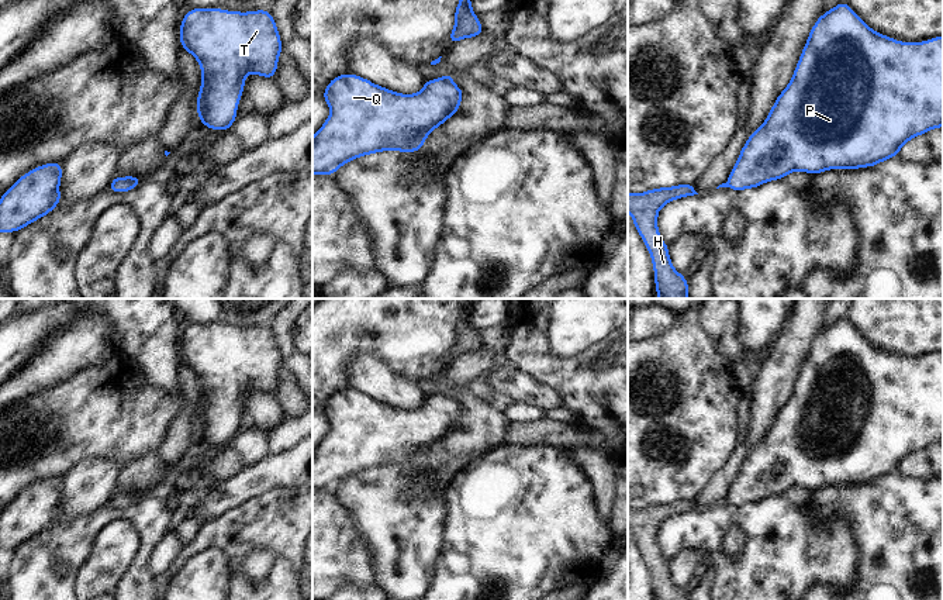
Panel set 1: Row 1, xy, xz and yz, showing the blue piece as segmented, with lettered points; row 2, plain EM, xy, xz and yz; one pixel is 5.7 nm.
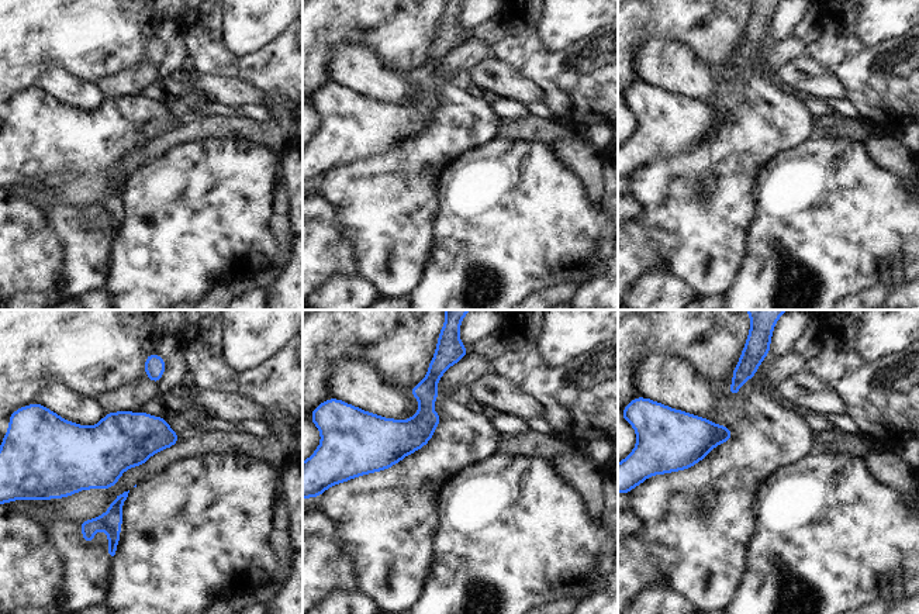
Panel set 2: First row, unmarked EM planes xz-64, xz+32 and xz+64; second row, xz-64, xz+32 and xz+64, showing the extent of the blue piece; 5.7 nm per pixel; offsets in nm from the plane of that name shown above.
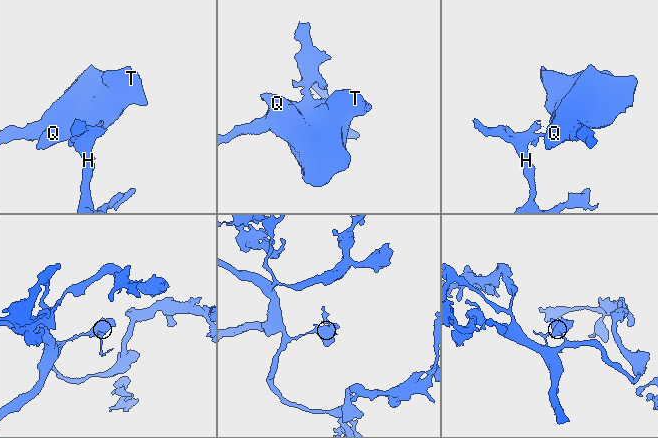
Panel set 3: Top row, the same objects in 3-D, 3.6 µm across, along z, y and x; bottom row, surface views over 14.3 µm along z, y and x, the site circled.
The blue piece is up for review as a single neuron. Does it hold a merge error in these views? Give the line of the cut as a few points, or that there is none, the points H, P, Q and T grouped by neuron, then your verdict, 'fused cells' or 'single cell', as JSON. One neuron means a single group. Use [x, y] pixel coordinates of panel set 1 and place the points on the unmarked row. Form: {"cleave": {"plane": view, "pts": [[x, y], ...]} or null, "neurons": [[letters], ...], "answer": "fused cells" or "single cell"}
{"cleave": {"plane": "xz", "pts": [[439, 395], [453, 400]]}, "neurons": [["H"], ["P", "Q", "T"]], "answer": "fused cells"}

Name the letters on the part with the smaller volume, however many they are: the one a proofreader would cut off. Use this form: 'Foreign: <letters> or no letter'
Foreign: H

